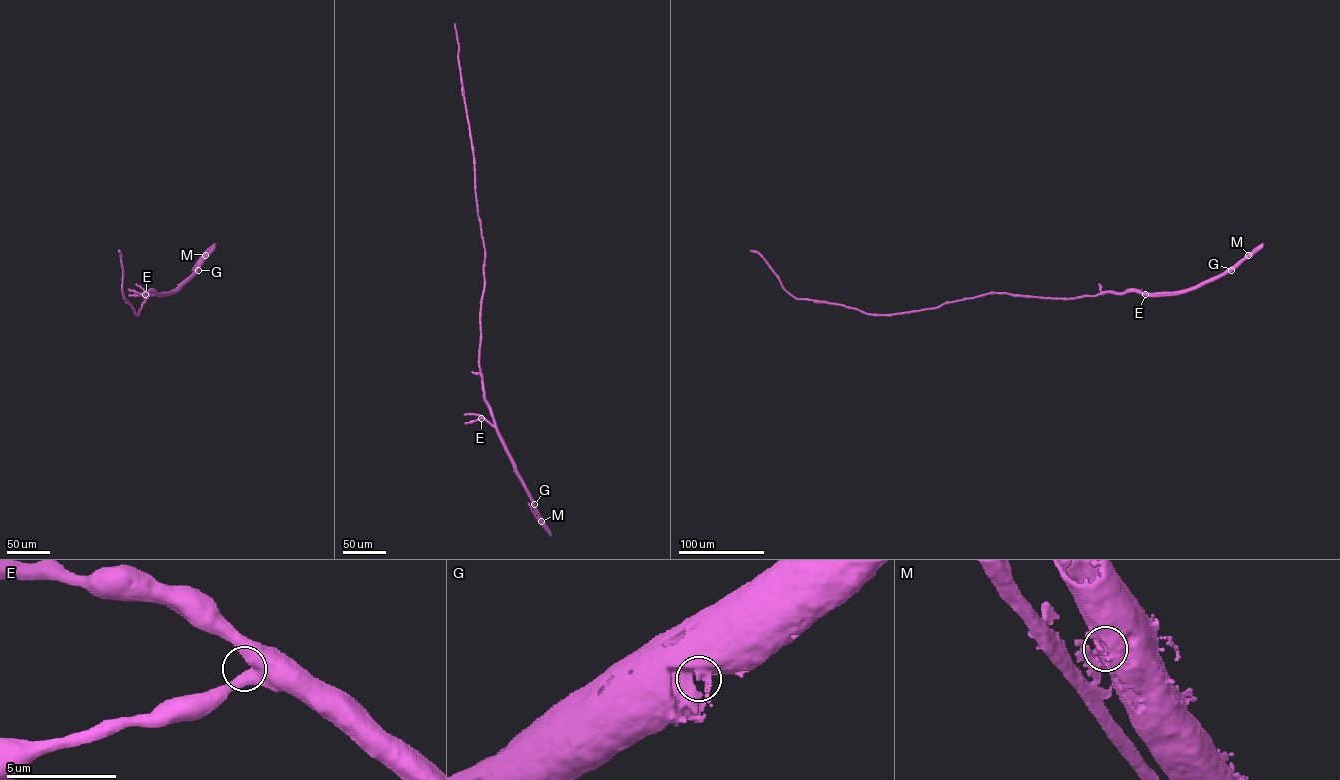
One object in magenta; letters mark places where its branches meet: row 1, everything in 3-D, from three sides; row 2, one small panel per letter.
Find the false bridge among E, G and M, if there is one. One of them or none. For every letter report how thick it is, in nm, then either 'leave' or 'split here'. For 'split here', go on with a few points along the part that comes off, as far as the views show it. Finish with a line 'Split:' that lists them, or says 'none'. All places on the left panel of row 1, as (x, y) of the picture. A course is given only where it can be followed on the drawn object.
E: calibre 550 nm; leave
G: calibre 480 nm; leave
M: calibre 200 nm; split here; course (205, 255), (192, 270)
Split: M

